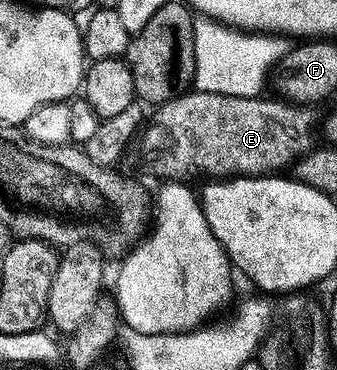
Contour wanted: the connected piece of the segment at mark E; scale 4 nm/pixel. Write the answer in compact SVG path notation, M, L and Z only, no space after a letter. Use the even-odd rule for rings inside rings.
M197 90L187 91L181 96L177 96L174 100L169 100L166 104L157 105L156 111L149 117L148 123L145 125L144 131L141 133L142 140L142 156L146 159L146 164L150 168L154 168L154 172L166 182L182 182L186 176L210 176L206 178L266 178L271 174L282 174L286 167L297 165L298 161L304 156L309 156L315 151L314 132L316 136L316 120L314 124L314 116L309 107L291 104L282 98L273 98L274 100L266 100L267 98L236 98L235 96L225 96L224 94L208 94L207 92L199 92Z

